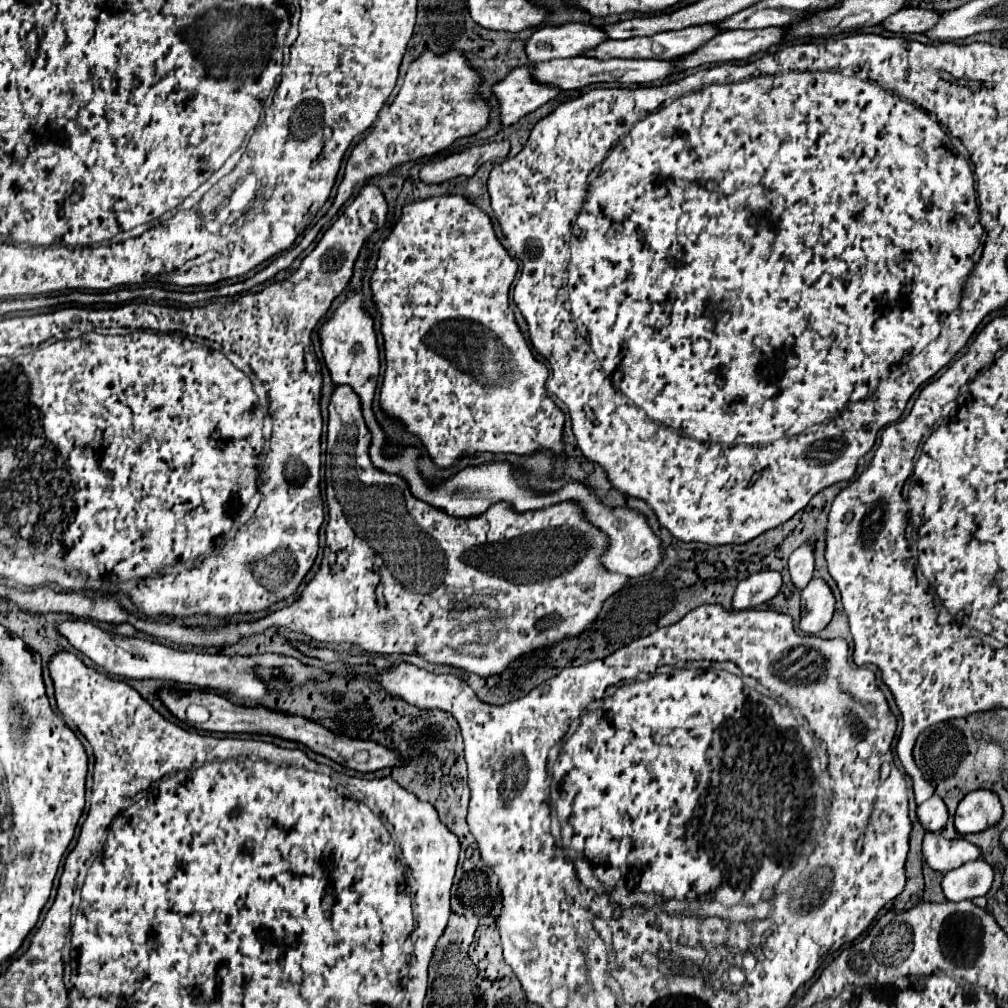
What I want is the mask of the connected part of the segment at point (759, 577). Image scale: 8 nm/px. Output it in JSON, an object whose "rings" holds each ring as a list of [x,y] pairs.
{"rings":[[[758,572],[742,580],[734,594],[734,610],[746,610],[772,600],[782,586],[780,572]]]}

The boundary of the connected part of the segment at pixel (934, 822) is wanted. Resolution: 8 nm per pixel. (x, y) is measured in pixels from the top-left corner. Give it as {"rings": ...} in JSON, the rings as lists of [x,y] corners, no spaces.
{"rings":[[[934,794],[924,804],[918,806],[918,818],[928,832],[940,832],[948,820],[948,808],[944,800],[938,794]]]}

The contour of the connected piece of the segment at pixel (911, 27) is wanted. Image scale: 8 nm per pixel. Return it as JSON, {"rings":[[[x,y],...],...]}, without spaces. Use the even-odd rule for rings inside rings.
{"rings":[[[904,8],[882,22],[882,26],[890,32],[926,32],[934,28],[940,20],[940,12],[924,10],[924,8]]]}

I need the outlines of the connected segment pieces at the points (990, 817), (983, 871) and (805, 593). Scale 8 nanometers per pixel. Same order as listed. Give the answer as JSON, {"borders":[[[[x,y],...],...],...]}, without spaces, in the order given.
{"borders":[[[[980,788],[962,798],[954,816],[954,826],[960,834],[972,834],[996,826],[1002,820],[1002,814],[1004,808],[998,794]]],[[[986,860],[966,862],[944,874],[942,890],[948,900],[972,900],[988,894],[994,882],[994,870]]],[[[812,578],[802,590],[802,622],[800,628],[806,634],[816,634],[828,626],[834,614],[834,594],[826,580]]]]}

